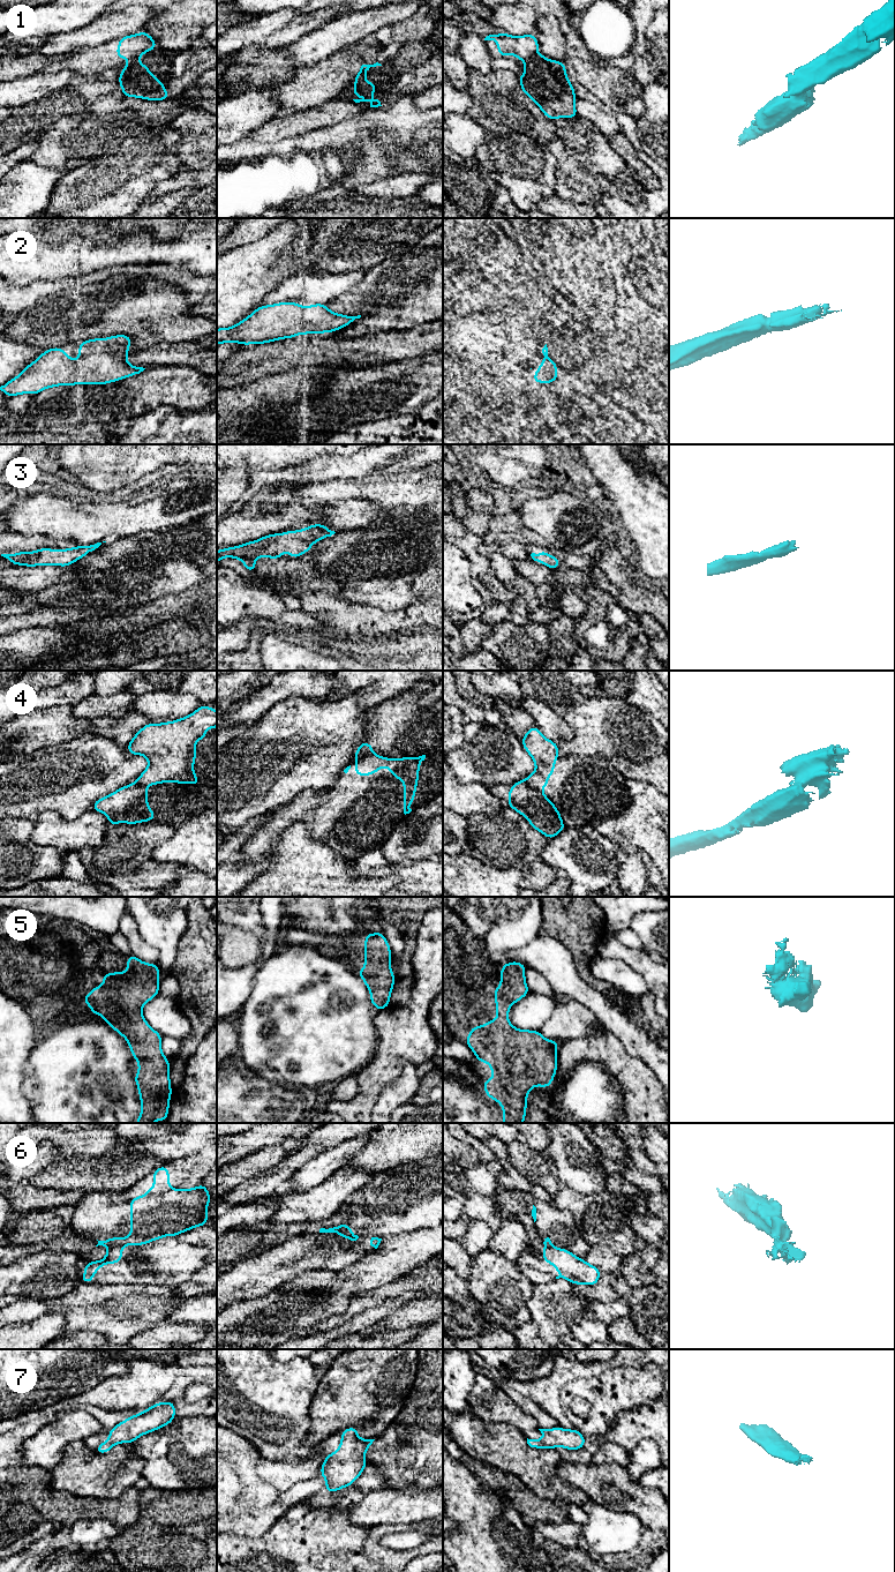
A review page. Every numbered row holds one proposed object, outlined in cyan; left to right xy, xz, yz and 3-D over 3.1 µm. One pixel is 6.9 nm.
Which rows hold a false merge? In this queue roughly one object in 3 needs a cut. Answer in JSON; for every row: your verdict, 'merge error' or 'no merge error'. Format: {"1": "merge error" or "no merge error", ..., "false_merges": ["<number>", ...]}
{"1": "merge error", "2": "no merge error", "3": "no merge error", "4": "merge error", "5": "no merge error", "6": "merge error", "7": "no merge error", "false_merges": ["1", "4", "6"]}

